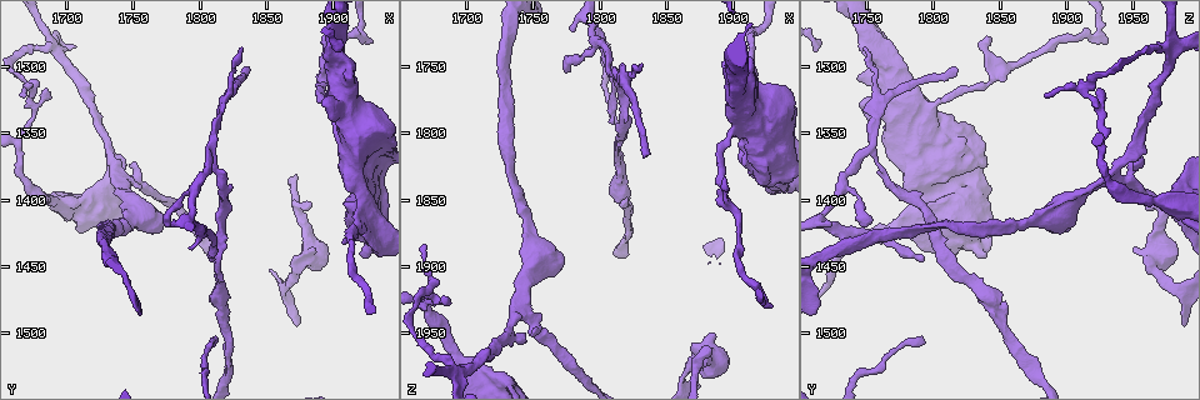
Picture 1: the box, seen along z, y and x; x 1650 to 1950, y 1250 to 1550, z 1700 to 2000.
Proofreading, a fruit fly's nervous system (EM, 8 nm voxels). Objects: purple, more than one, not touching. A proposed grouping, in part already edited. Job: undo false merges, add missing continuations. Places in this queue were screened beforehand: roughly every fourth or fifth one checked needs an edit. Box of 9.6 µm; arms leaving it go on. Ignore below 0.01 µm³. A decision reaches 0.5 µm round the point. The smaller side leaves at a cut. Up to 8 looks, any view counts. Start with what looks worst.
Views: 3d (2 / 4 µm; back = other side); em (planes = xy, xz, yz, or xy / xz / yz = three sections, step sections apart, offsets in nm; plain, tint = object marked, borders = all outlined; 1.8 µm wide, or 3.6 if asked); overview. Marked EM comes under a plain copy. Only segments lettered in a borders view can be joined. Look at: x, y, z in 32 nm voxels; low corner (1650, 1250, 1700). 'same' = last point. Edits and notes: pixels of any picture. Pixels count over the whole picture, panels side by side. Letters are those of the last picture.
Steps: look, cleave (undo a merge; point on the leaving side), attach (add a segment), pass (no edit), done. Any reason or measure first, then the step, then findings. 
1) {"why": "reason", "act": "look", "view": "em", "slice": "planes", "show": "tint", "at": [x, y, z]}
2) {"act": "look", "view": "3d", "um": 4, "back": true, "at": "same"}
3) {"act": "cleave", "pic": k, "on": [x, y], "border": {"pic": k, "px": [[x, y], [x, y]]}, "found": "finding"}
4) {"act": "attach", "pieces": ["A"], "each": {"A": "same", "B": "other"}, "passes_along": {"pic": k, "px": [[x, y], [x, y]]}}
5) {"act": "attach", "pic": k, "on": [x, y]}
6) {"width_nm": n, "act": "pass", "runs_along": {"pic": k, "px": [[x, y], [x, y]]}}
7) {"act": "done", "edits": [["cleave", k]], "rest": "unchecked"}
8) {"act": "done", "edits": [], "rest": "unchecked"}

{"act": "look", "view": "em", "um": 3.6, "slice": "planes", "show": "borders", "at": [1674, 1318, 1914]}

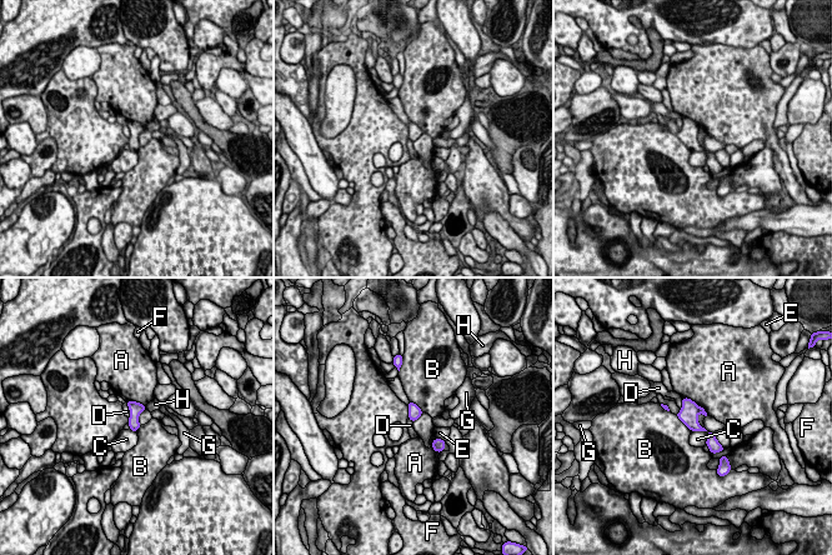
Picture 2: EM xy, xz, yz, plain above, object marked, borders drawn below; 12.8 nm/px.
{"act": "cleave", "pic": 2, "on": [701, 410], "each": {"A": "other", "B": "other", "C": "other", "D": "other", "E": "other", "F": "other", "G": "other", "H": "other"}, "found": "two neurons meet here"}

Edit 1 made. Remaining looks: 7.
{"act": "look", "view": "overview"}

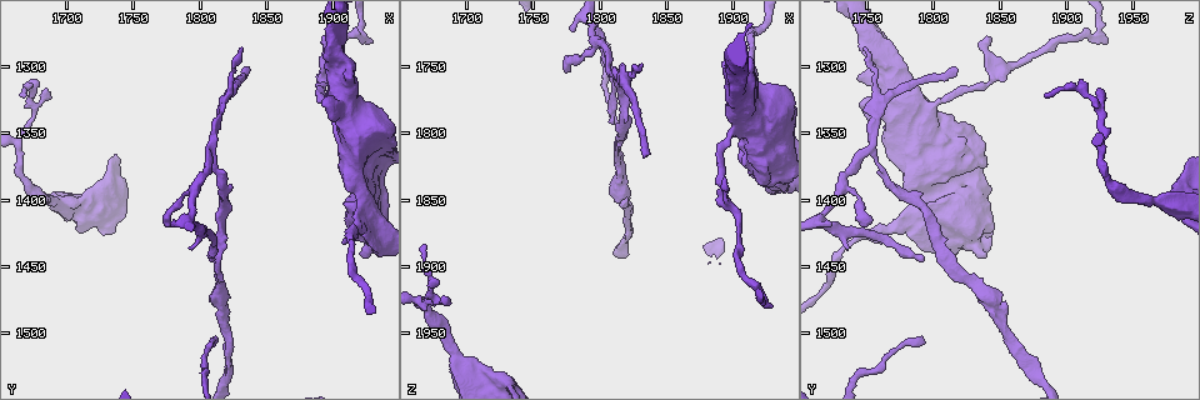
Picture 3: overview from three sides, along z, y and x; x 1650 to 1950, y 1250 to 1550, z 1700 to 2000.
{"why": "an open end", "act": "look", "view": "3d", "um": 2, "at": [1838, 1300, 1814]}

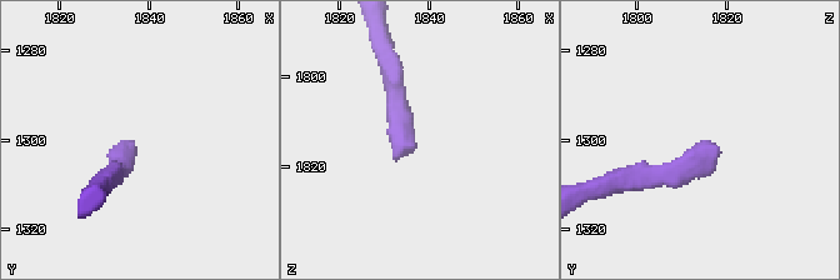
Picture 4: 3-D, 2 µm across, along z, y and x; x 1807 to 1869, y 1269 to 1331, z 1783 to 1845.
{"act": "look", "view": "em", "slice": "yz", "step": 16, "show": "borders", "at": [1837, 1300, 1816]}

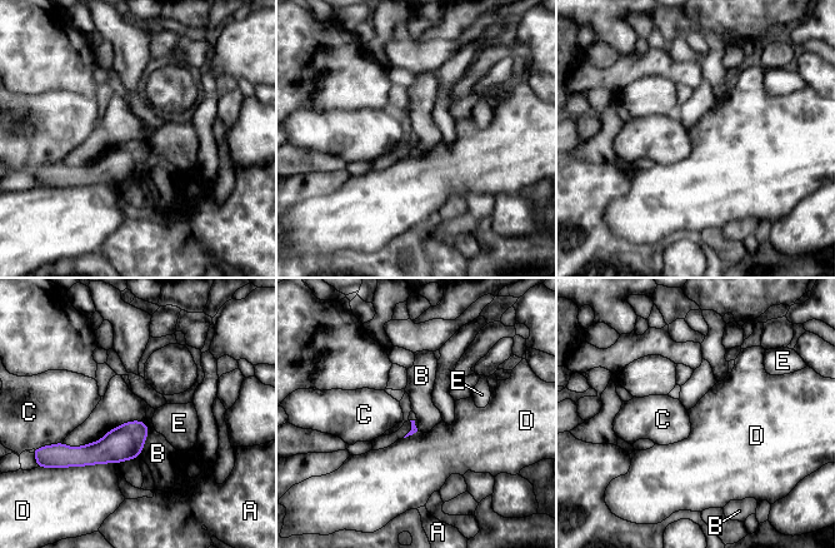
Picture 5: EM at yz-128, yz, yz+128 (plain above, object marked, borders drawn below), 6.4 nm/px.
{"act": "pass", "each": {"A": "other", "B": "other", "C": "other", "D": "other", "E": "other"}, "border": {"pic": 5, "px": [[144, 421], [149, 434], [139, 457]]}, "found": "none of them fits"}

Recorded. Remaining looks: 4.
{"why": "thin neck", "act": "look", "view": "em", "slice": "xy", "step": 4, "show": "tint", "at": [1808, 1430, 1766]}

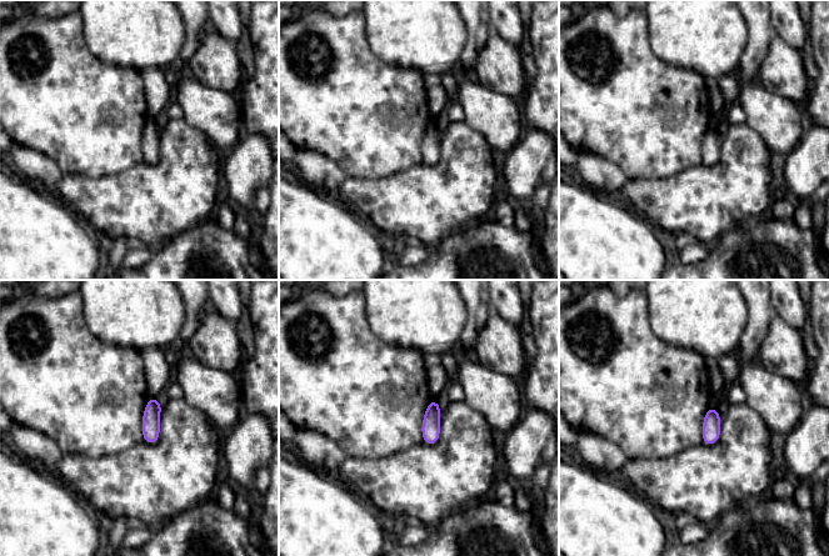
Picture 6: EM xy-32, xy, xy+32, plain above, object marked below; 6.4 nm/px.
{"why": "cut it another way", "act": "look", "view": "em", "slice": "planes", "show": "borders", "at": "same"}

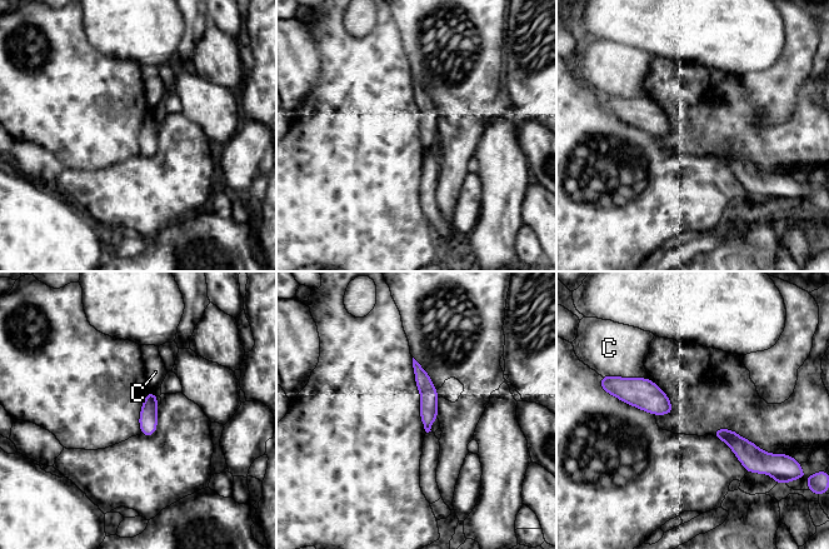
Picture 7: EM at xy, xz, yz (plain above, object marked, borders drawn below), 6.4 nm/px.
{"width_nm": 20, "act": "pass", "each": {"C": "other"}, "border": {"pic": 7, "px": [[618, 375], [647, 378]]}, "found": "continuous, no second neuron"}

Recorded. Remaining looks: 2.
{"act": "done", "edits": [["cleave", 2]], "rest": "unchecked"}

